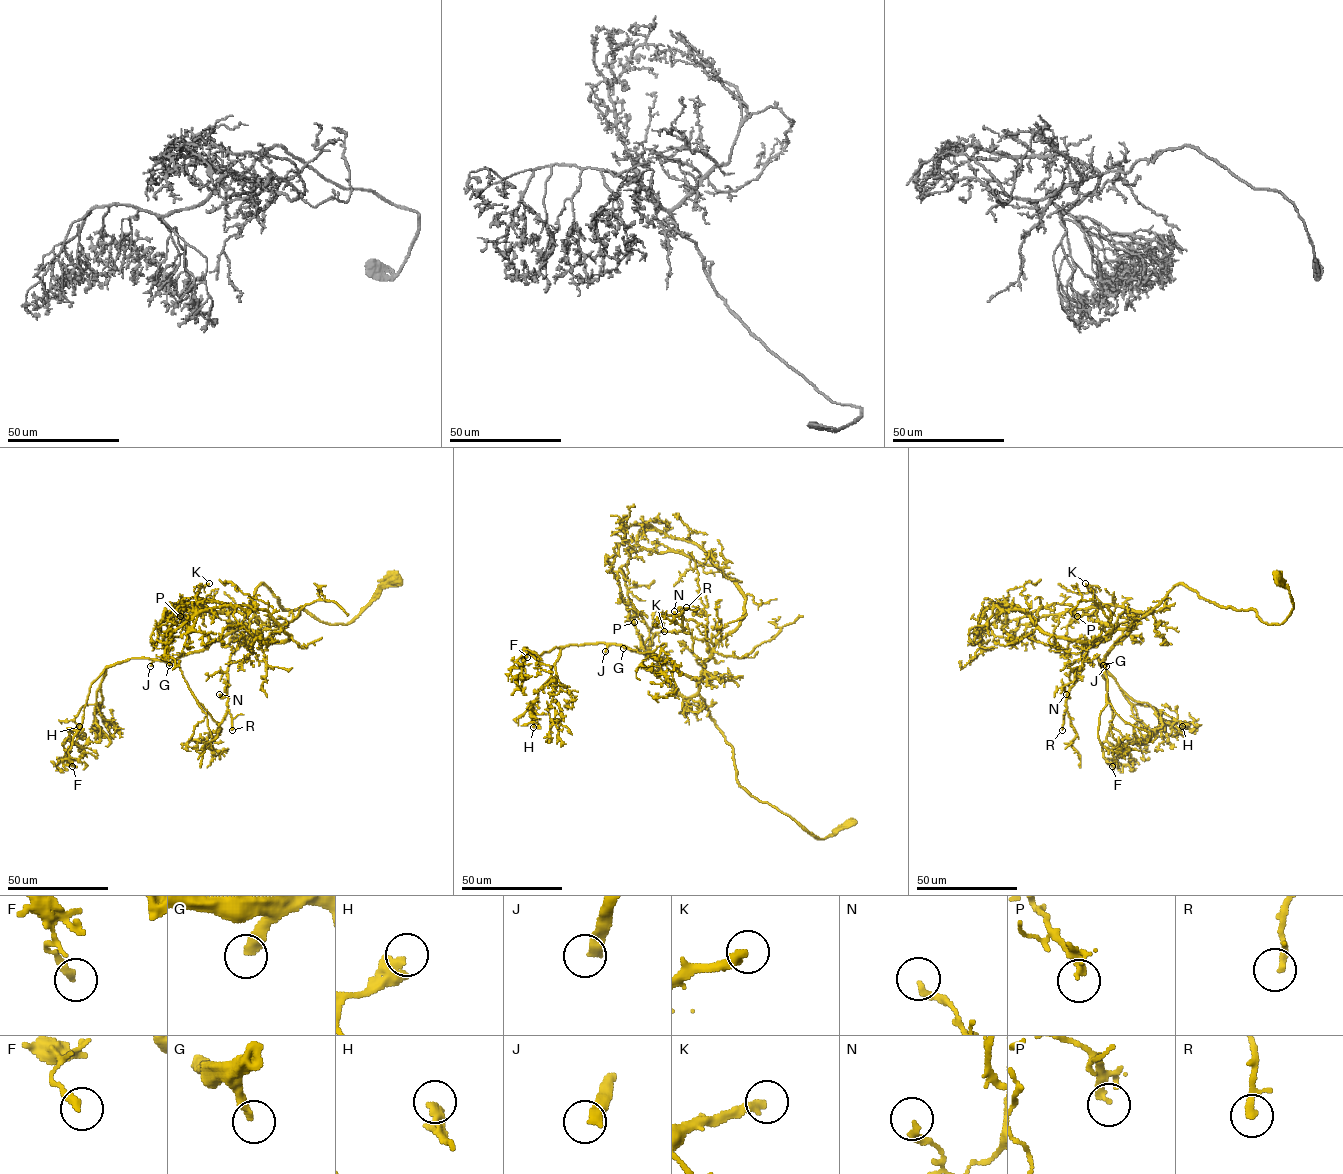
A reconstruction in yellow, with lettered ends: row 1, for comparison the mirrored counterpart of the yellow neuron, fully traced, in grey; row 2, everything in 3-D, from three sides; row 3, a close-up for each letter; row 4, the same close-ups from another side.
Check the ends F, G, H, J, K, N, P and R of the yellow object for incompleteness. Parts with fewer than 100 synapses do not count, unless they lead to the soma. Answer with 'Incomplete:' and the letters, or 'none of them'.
Incomplete: G, J

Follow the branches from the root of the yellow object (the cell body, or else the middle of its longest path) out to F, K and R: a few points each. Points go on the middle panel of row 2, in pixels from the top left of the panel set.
F: (849, 823), (814, 837), (751, 796), (698, 682), (657, 656), (595, 643), (538, 658), (525, 647), (527, 657)
K: (849, 823), (814, 837), (739, 785), (732, 746), (703, 700), (683, 697), (650, 652), (652, 636), (664, 631)
R: (849, 823), (814, 837), (739, 785), (732, 746), (699, 694), (711, 650), (682, 628), (686, 607)

